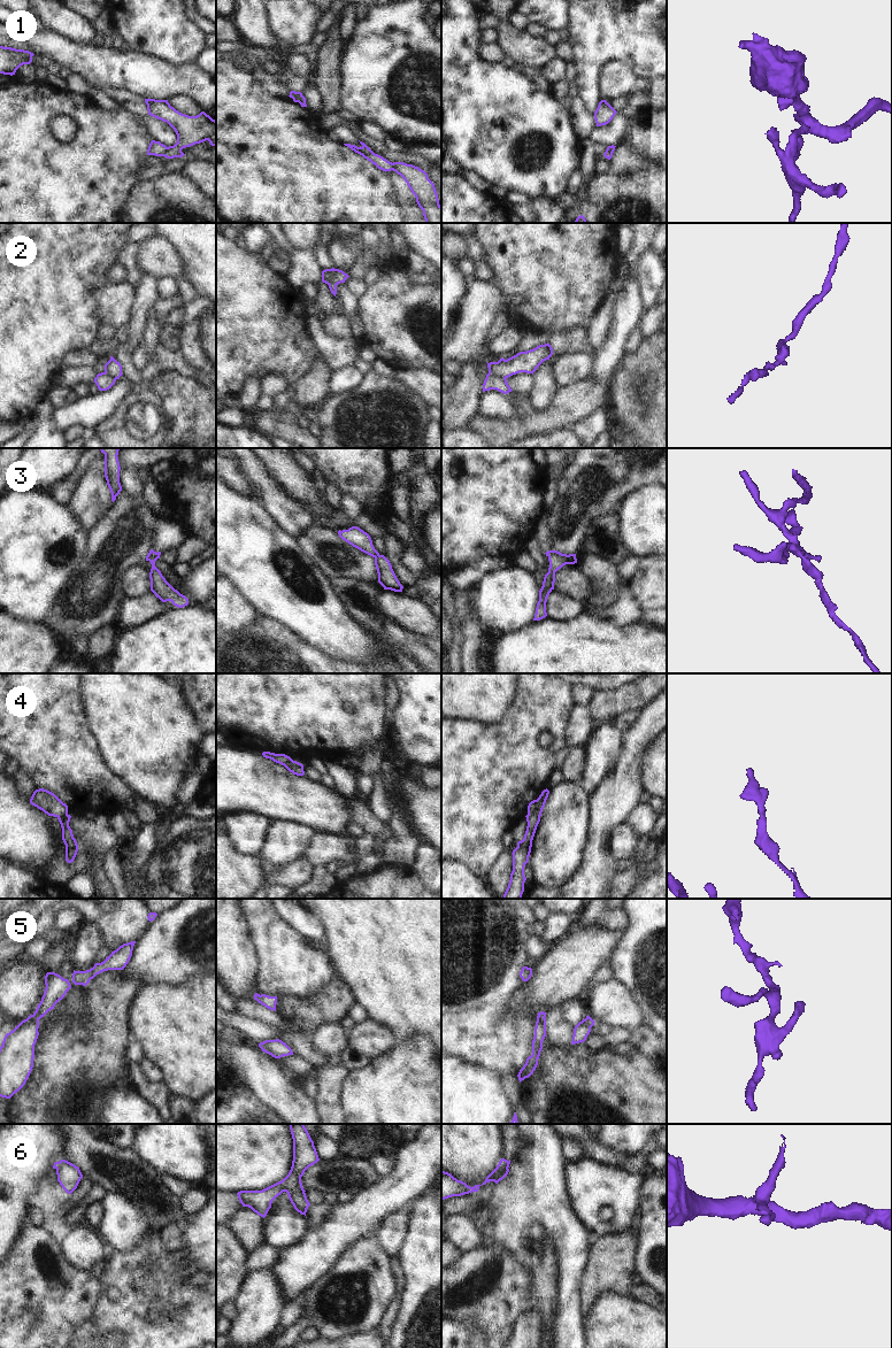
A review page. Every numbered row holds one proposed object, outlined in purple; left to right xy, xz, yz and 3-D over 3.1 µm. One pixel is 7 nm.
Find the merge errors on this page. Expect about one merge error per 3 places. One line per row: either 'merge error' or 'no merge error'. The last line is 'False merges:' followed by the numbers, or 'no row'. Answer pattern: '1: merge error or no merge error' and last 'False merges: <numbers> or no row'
1: merge error
2: merge error
3: merge error
4: merge error
5: no merge error
6: merge error
False merges: 1, 2, 3, 4, 6

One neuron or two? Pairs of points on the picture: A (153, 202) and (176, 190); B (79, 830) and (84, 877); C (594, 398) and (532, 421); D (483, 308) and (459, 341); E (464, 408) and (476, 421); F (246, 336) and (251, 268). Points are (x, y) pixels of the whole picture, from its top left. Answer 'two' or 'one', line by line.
A: one
B: one
C: one
D: one
E: two
F: one

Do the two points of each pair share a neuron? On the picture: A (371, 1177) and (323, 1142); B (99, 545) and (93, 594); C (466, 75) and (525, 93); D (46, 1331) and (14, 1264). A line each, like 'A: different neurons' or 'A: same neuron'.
A: different neurons
B: same neuron
C: same neuron
D: same neuron

